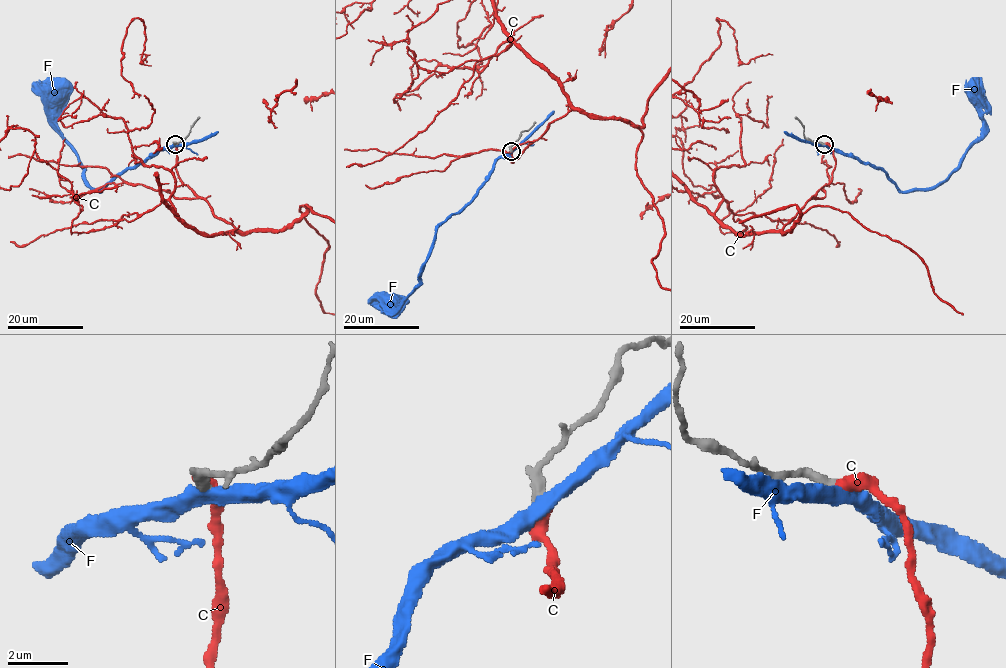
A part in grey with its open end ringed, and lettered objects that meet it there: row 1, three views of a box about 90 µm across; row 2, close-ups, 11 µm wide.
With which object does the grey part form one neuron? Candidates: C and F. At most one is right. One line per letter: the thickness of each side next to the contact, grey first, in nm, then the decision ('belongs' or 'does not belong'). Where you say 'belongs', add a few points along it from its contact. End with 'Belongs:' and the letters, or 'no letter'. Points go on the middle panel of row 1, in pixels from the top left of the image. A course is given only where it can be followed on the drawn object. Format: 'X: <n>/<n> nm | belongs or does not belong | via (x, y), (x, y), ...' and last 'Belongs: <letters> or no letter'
C: 400/480 nm | belongs | via (511, 151), (512, 162), (572, 110), (641, 132), (637, 177), (663, 226), (656, 278)
F: 400/460 nm | does not belong
Belongs: C

